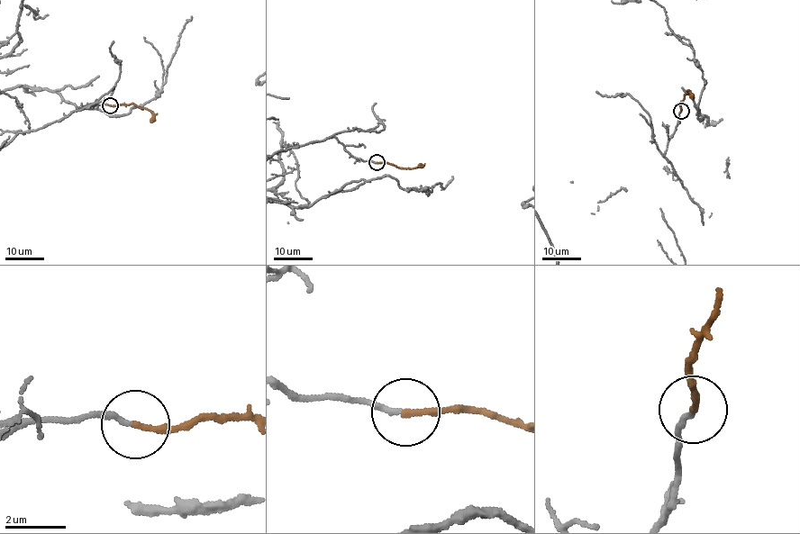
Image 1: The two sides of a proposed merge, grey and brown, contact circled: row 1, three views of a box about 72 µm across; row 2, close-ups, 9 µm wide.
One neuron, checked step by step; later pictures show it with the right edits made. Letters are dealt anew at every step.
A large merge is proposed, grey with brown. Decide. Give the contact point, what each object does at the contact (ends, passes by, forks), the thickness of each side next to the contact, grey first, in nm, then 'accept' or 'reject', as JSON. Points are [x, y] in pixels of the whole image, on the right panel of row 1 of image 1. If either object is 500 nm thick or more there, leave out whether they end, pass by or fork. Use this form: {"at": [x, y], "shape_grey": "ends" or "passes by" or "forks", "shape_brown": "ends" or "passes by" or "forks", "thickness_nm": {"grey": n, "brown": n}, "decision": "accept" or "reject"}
{"at": [681, 111], "shape_grey": "ends", "shape_brown": "ends", "thickness_nm": {"grey": 170, "brown": 200}, "decision": "accept"}

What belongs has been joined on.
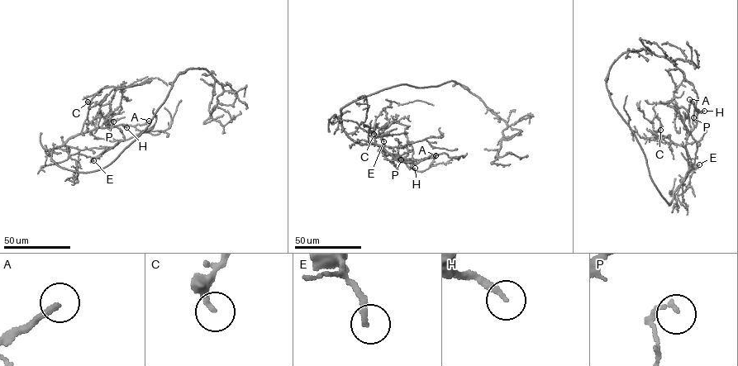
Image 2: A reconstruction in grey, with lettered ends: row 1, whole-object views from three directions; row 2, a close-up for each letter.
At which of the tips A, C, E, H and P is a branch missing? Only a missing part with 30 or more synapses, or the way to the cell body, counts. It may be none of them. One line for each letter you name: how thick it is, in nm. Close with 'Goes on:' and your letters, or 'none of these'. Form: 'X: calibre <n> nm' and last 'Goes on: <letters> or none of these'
A: calibre 220 nm
H: calibre 240 nm
Goes on: A, H

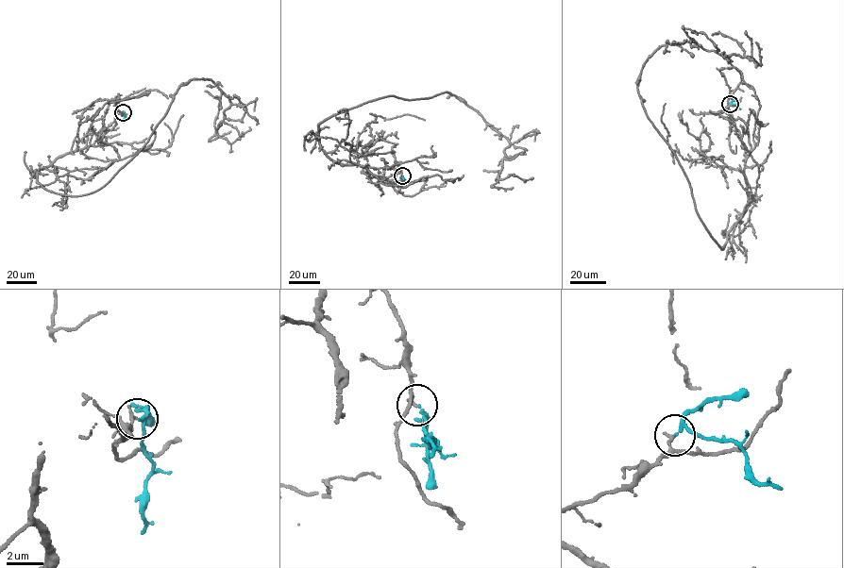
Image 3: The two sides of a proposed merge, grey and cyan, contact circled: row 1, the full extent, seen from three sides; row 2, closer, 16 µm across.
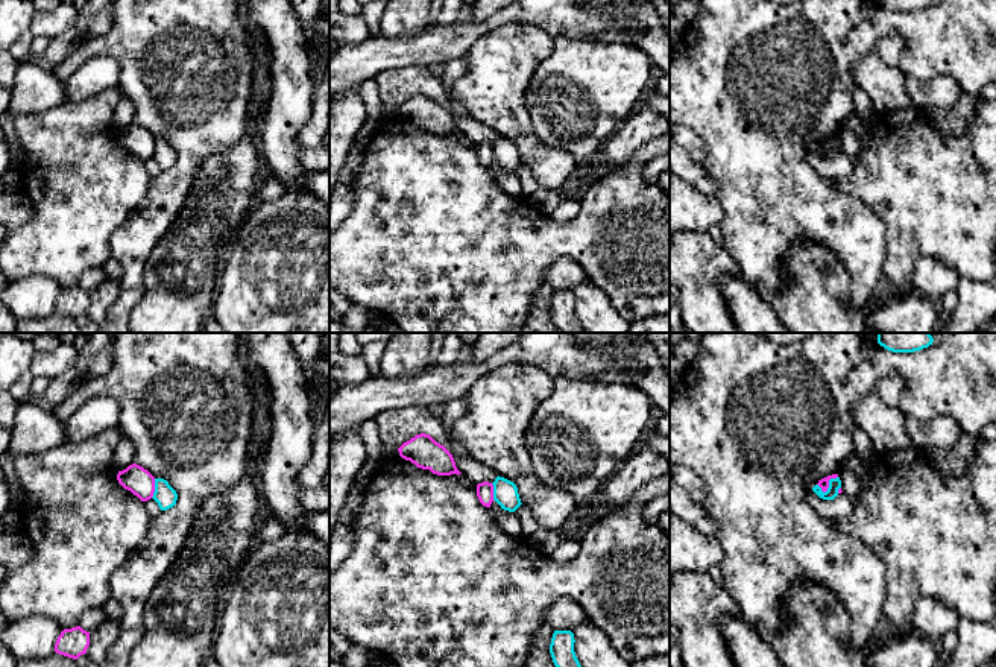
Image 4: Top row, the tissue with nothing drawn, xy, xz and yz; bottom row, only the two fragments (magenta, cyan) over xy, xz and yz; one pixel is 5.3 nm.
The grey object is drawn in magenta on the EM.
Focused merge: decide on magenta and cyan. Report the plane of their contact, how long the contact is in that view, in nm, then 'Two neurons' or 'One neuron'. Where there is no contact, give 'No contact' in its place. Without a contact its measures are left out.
Touches magenta in yz. Shared border 120 nm. Two neurons

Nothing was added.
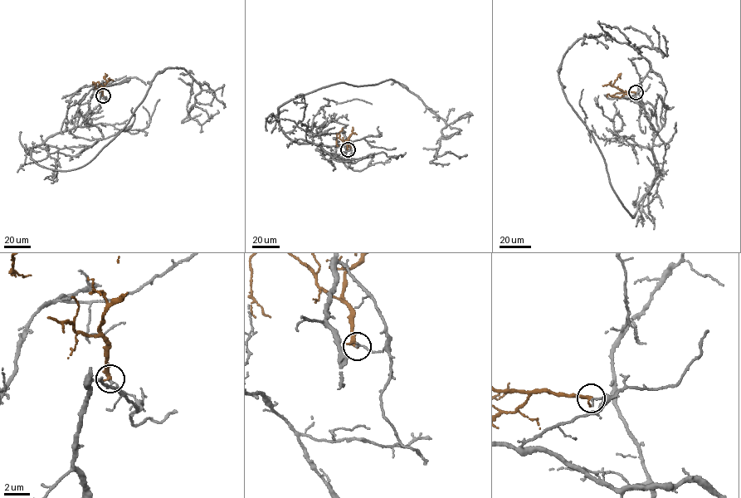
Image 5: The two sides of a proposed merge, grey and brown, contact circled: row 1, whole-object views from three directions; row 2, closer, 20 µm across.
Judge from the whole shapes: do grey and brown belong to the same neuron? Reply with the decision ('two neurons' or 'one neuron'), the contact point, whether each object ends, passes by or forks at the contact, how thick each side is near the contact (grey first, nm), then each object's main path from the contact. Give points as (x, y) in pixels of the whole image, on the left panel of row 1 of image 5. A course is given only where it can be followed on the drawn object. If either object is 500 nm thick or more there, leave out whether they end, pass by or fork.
two neurons; place (103, 95); grey ends; brown ends; calibres 170 and 280 nm; course grey (103, 95), (31, 158), (66, 171), (90, 162), (166, 69), (198, 83), (188, 112), (178, 78); course brown (103, 95), (102, 88), (107, 82), (104, 73)

